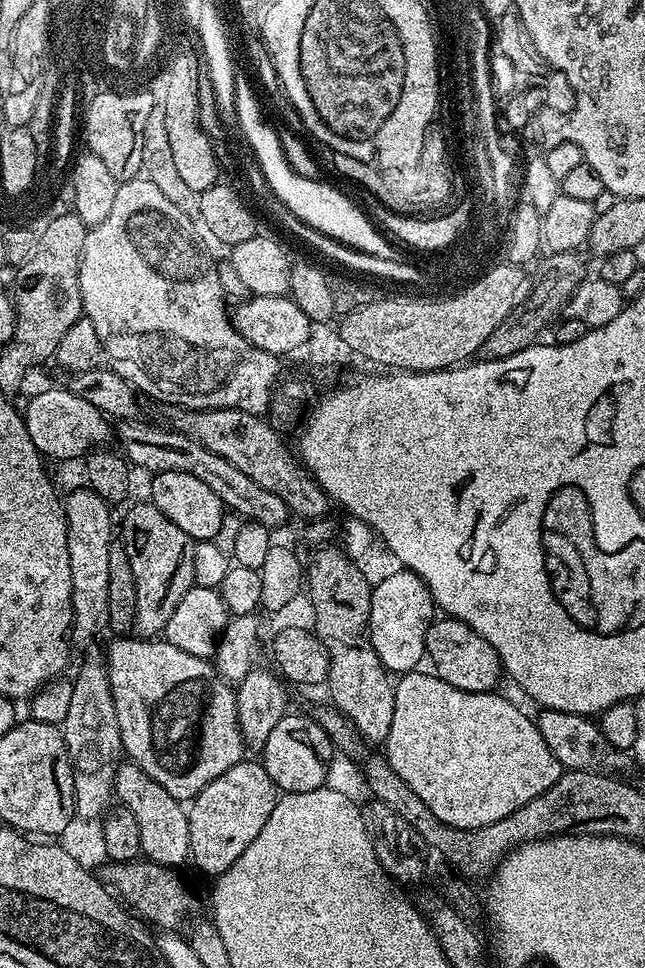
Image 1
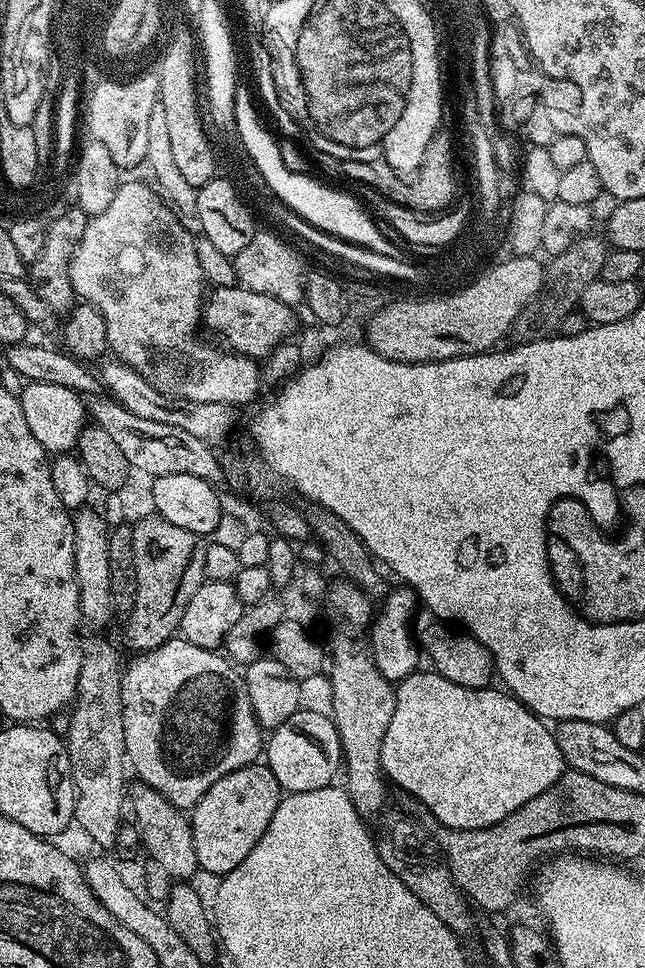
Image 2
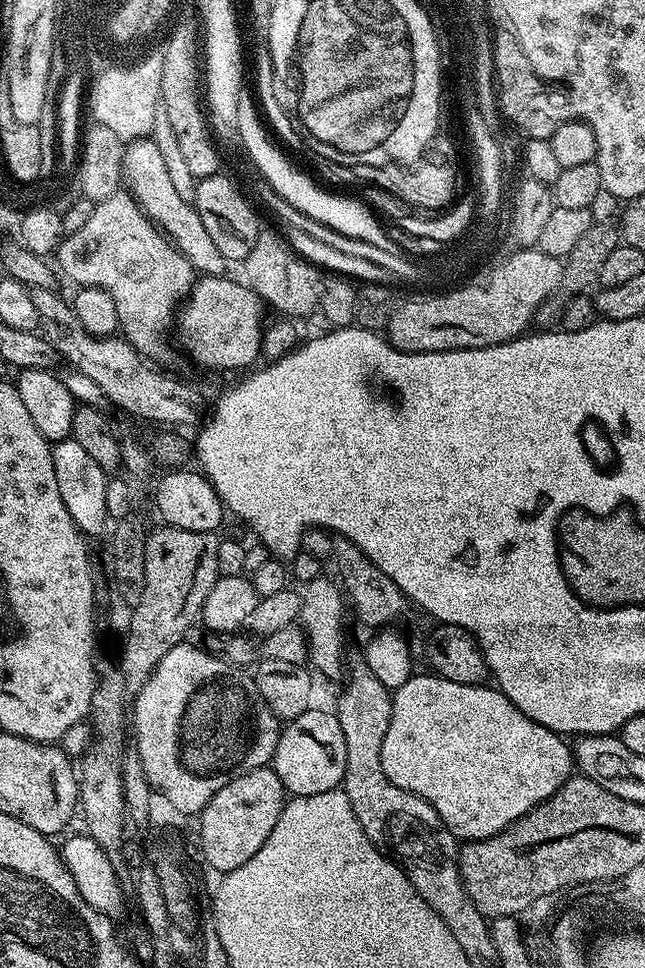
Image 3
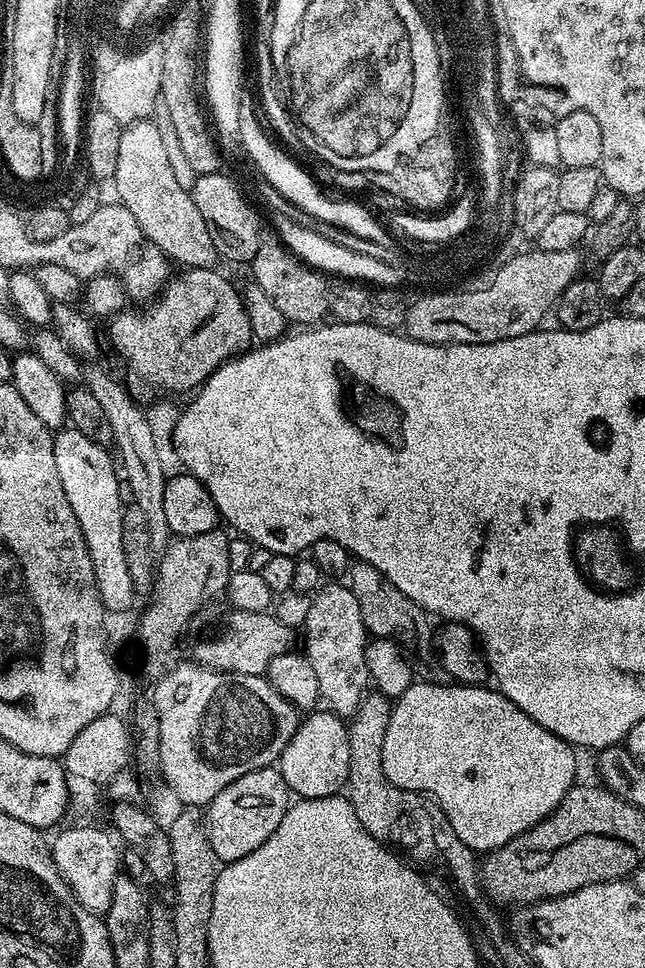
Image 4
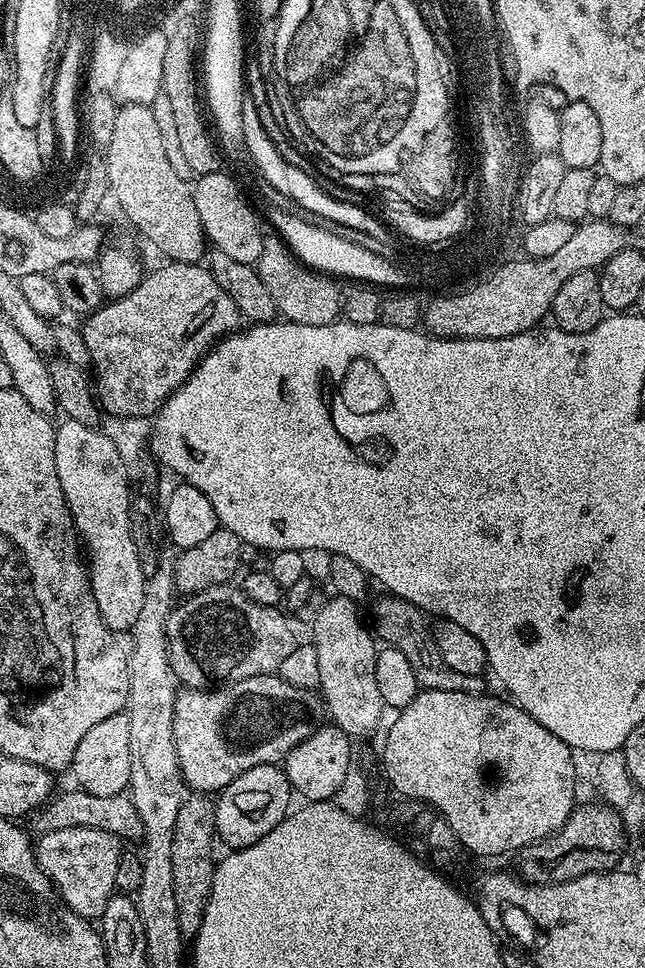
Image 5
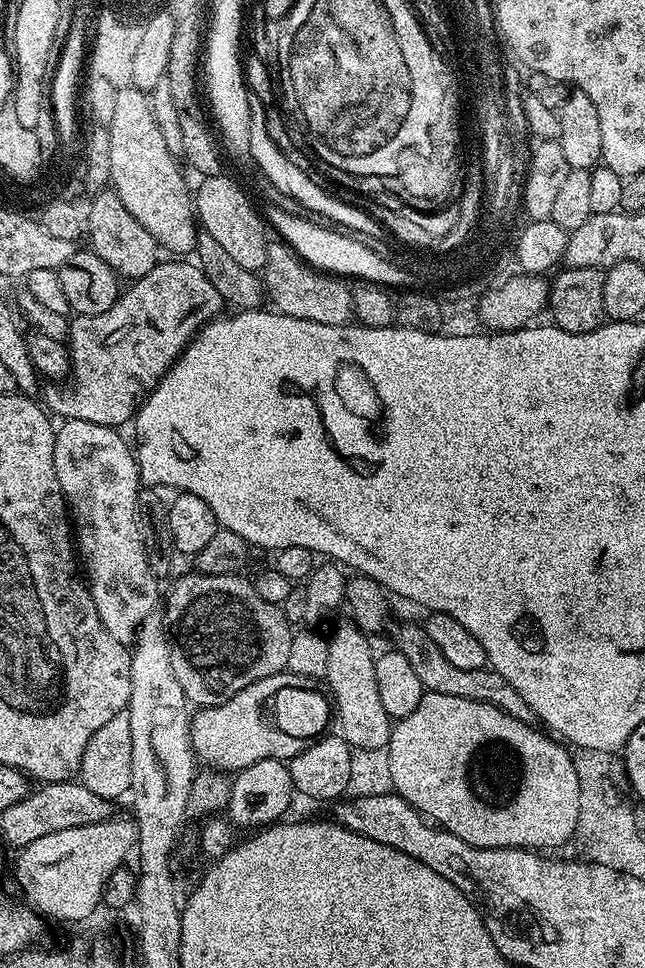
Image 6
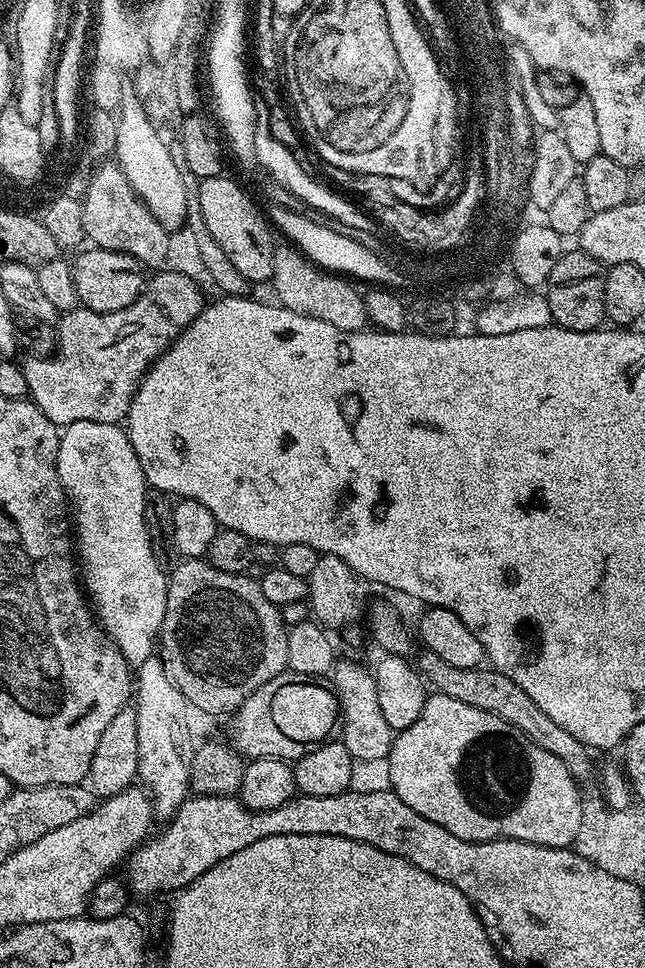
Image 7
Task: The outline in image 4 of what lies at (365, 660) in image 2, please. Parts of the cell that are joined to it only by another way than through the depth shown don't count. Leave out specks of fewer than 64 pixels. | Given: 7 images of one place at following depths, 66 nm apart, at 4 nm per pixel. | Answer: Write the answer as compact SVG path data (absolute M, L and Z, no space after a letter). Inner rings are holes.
M368 694L350 717L350 770L346 795L354 806L354 814L358 814L358 822L362 822L375 840L385 846L395 846L409 861L425 864L428 868L444 868L445 874L464 895L465 902L472 904L482 896L477 853L454 834L454 826L450 826L446 814L434 800L419 792L403 792L382 770L382 742L386 742L386 726L391 713L389 697Z

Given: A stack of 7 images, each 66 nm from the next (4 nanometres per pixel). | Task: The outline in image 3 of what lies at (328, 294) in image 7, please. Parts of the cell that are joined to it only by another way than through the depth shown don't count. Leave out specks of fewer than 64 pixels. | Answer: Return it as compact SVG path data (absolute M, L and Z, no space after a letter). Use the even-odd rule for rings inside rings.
M261 231L258 242L254 242L254 250L246 254L242 262L243 279L248 287L260 295L269 309L277 308L279 315L284 318L297 318L314 313L320 306L322 291L321 273L315 264L302 259L287 242L283 235L276 232Z

